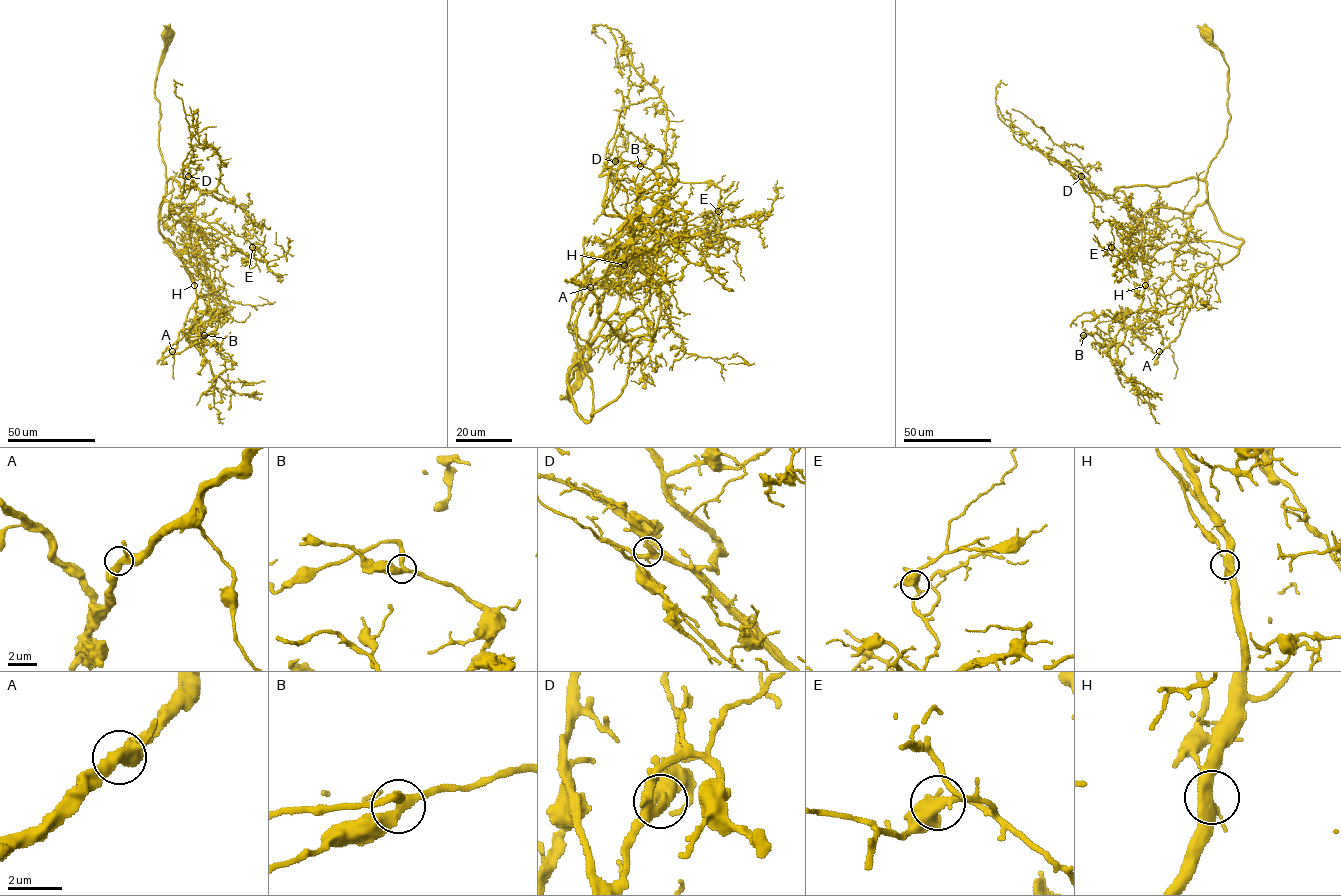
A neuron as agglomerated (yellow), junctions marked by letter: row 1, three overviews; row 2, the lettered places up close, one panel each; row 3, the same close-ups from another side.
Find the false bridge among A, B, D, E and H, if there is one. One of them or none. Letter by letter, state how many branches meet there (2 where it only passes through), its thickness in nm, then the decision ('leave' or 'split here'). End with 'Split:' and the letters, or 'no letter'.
A: branches 3; calibre 360 nm; leave
B: branches 3; calibre 320 nm; leave
D: branches 3; calibre 320 nm; leave
E: branches 3; calibre 400 nm; leave
H: branches 3; calibre 400 nm; split here
Split: H

